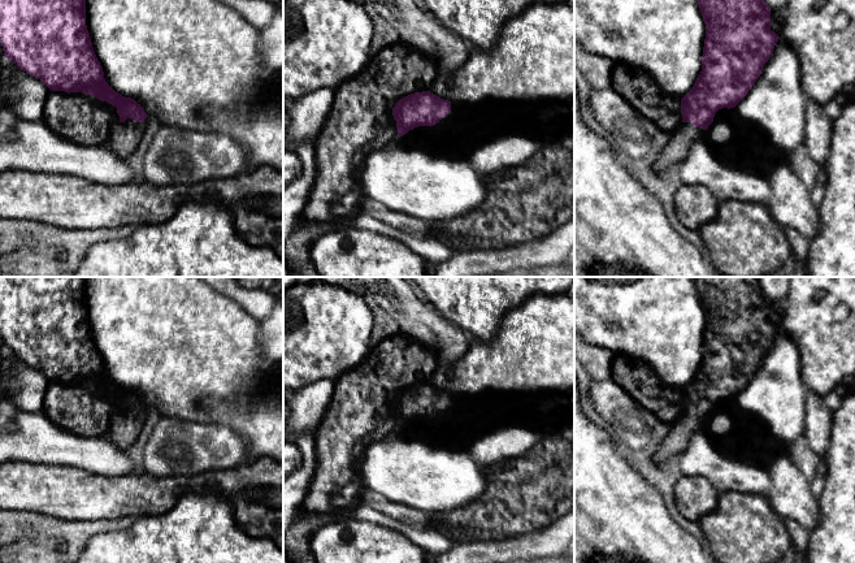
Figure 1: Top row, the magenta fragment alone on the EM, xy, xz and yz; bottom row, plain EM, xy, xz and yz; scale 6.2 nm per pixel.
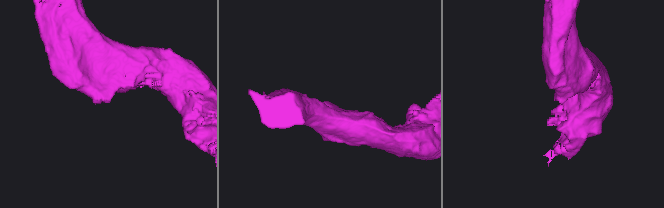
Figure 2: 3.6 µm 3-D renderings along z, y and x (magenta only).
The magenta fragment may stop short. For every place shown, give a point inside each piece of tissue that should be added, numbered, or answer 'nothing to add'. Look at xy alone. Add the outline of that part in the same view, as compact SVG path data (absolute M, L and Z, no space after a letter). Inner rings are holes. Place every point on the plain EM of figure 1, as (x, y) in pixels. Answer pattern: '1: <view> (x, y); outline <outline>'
1: xy (125, 428); outline M127 410L125 413L113 416L109 429L109 438L122 450L129 450L140 434L144 421L144 413L134 413Z

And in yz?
1: yz (678, 437); outline M682 413L670 426L664 442L647 452L646 464L661 464L676 454L681 454L689 445L693 434L704 426L706 421L694 419L691 413Z

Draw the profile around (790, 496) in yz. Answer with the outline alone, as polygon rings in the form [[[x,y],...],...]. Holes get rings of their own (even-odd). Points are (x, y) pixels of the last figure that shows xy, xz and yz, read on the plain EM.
[[[789,454],[774,458],[767,469],[771,476],[769,501],[776,514],[784,520],[795,520],[811,532],[820,521],[820,508],[808,478]]]

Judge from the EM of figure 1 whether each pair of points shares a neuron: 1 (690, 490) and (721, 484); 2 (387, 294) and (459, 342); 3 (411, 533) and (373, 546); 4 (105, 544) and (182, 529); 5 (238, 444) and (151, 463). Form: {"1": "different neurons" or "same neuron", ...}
{"1": "different neurons", "2": "same neuron", "3": "different neurons", "4": "same neuron", "5": "same neuron"}

